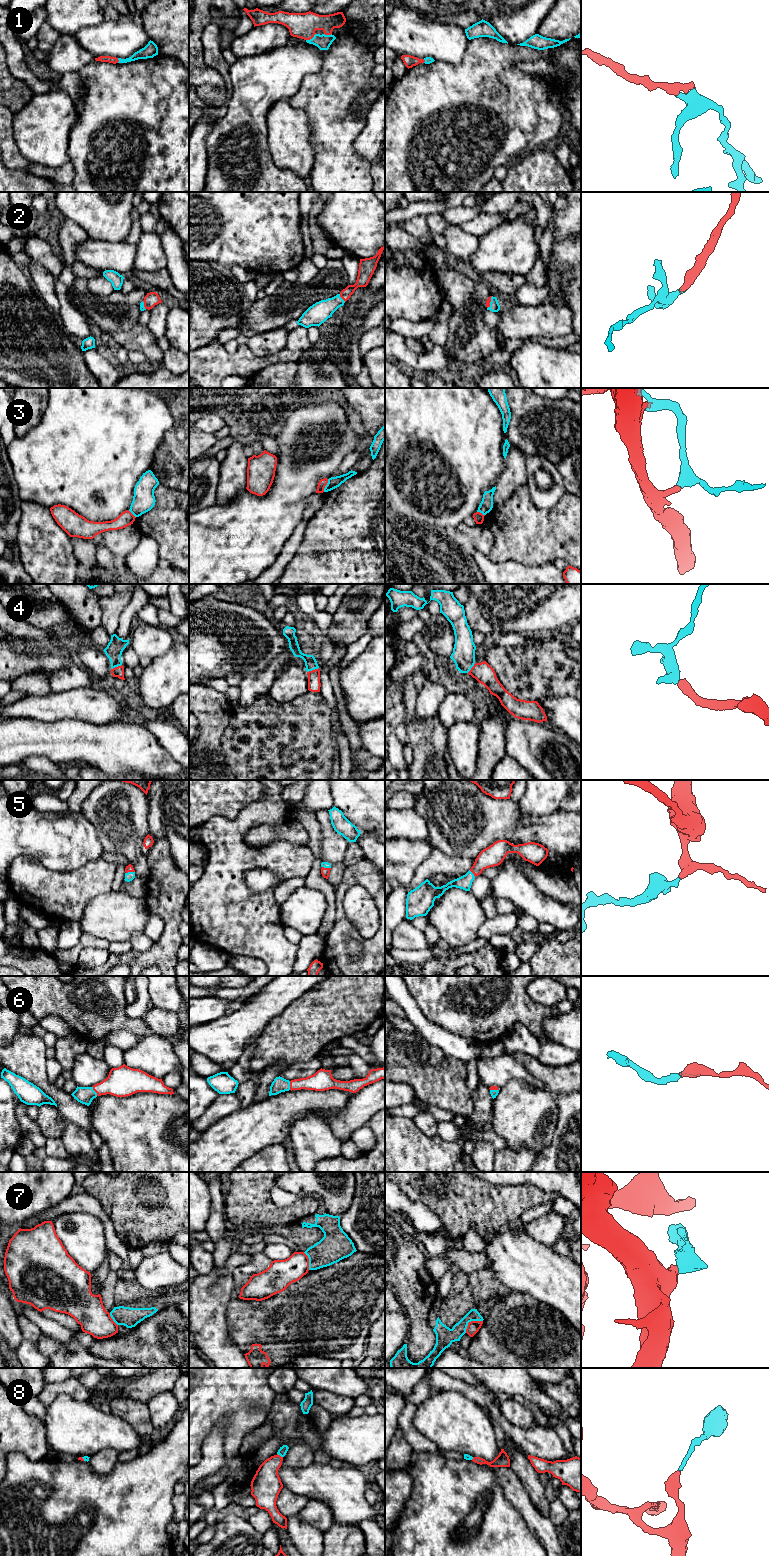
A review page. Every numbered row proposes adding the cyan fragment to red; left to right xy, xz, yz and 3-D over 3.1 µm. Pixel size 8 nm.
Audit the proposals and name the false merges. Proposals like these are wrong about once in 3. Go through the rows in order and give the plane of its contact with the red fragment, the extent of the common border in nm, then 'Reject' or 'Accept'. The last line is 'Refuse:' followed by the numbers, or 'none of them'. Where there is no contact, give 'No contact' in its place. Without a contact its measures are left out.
1: Touches red in xz. Shared border 100 nm. Accept
2: Touches red in xz. Shared border 80 nm. Accept
3: Touches red in xz. Shared border 110 nm. Reject
4: Touches red in xz. Shared border 100 nm. Accept
5: Touches red in xy. Shared border 70 nm. Accept
6: Touches red in xy. Shared border 90 nm. Accept
7: Touches red in yz. Shared border 170 nm. Reject
8: Touches red in xz. Shared border 60 nm. Accept
Refuse: 3, 7

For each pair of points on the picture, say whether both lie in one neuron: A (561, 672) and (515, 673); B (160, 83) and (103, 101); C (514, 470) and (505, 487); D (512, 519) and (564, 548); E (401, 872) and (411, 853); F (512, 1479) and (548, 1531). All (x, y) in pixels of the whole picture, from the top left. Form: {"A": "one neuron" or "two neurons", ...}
{"A": "one neuron", "B": "one neuron", "C": "one neuron", "D": "one neuron", "E": "one neuron", "F": "one neuron"}

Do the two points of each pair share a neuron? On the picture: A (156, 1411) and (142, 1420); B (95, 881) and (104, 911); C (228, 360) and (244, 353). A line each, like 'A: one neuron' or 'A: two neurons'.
A: two neurons
B: two neurons
C: one neuron

